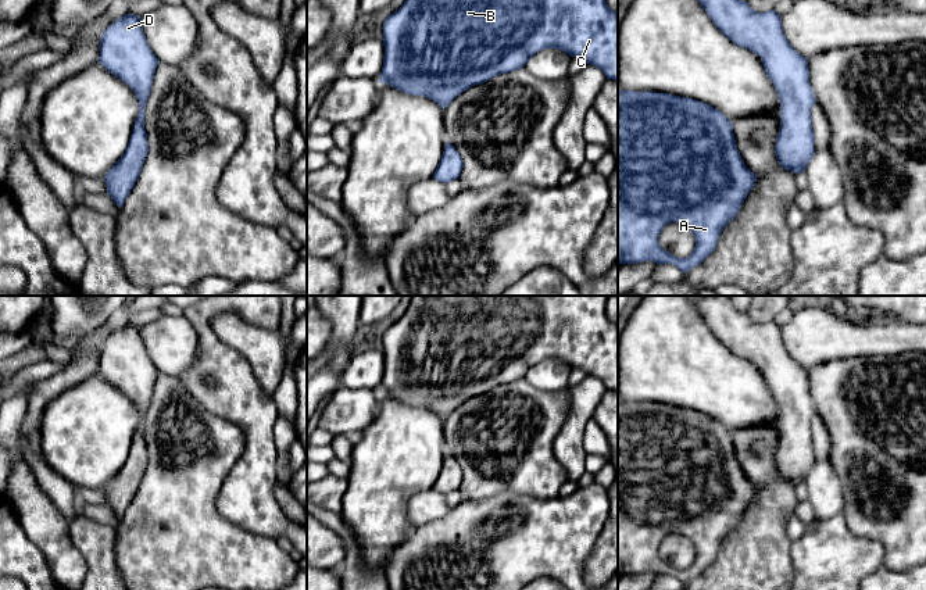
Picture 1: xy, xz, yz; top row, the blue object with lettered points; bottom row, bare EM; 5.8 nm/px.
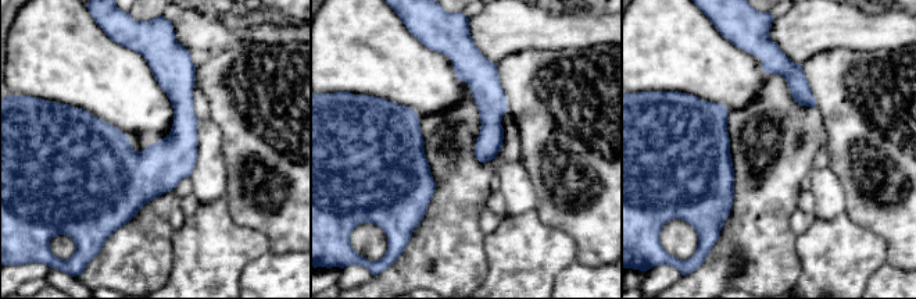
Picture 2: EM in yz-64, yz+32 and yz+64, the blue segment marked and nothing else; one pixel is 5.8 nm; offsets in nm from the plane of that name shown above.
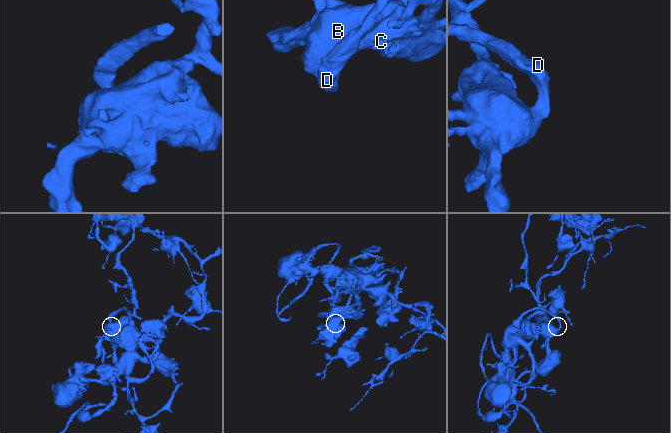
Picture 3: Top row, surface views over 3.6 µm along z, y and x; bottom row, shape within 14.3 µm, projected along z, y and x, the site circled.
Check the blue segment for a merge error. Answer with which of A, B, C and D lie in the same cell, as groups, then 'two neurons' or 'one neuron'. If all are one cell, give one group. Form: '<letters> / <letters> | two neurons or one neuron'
A B C D | one neuron

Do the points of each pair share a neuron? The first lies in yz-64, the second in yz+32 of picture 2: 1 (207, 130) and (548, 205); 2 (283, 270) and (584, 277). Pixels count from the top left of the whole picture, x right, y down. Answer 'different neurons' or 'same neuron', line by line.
1: different neurons
2: same neuron

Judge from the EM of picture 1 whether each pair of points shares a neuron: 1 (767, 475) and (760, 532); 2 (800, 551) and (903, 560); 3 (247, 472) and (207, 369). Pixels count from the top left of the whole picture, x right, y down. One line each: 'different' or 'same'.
1: same
2: different
3: same

